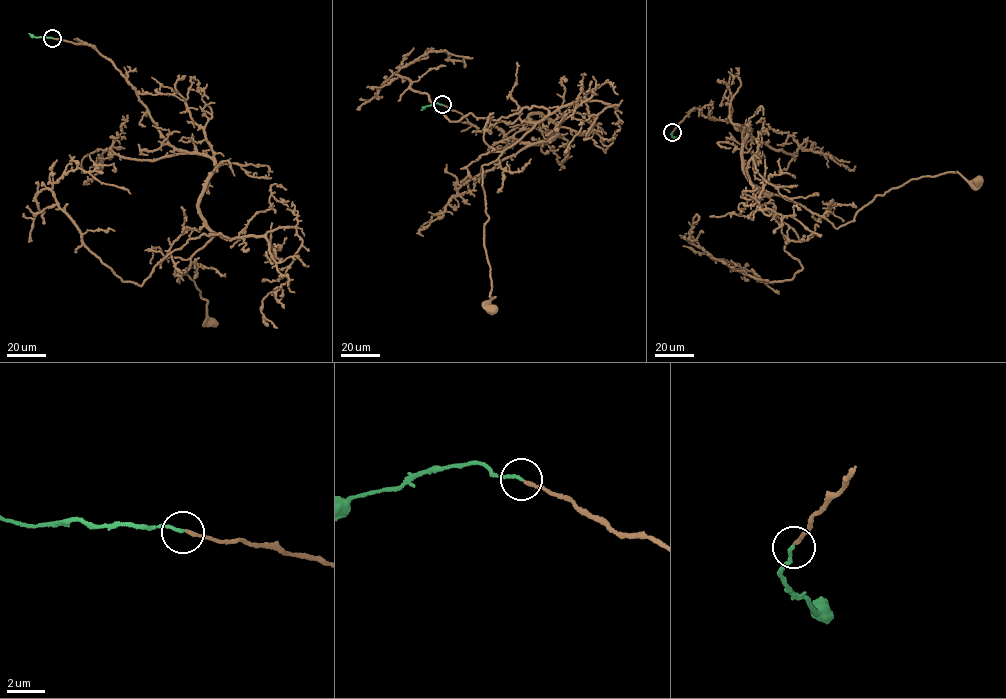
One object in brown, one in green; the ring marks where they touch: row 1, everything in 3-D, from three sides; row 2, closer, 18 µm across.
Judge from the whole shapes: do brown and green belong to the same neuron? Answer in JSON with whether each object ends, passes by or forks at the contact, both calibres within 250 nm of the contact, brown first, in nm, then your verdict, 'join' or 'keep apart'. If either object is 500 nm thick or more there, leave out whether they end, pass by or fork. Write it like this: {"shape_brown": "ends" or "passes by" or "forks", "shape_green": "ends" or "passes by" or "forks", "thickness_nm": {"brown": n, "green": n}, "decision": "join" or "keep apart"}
{"shape_brown": "ends", "shape_green": "ends", "thickness_nm": {"brown": 180, "green": 160}, "decision": "join"}

